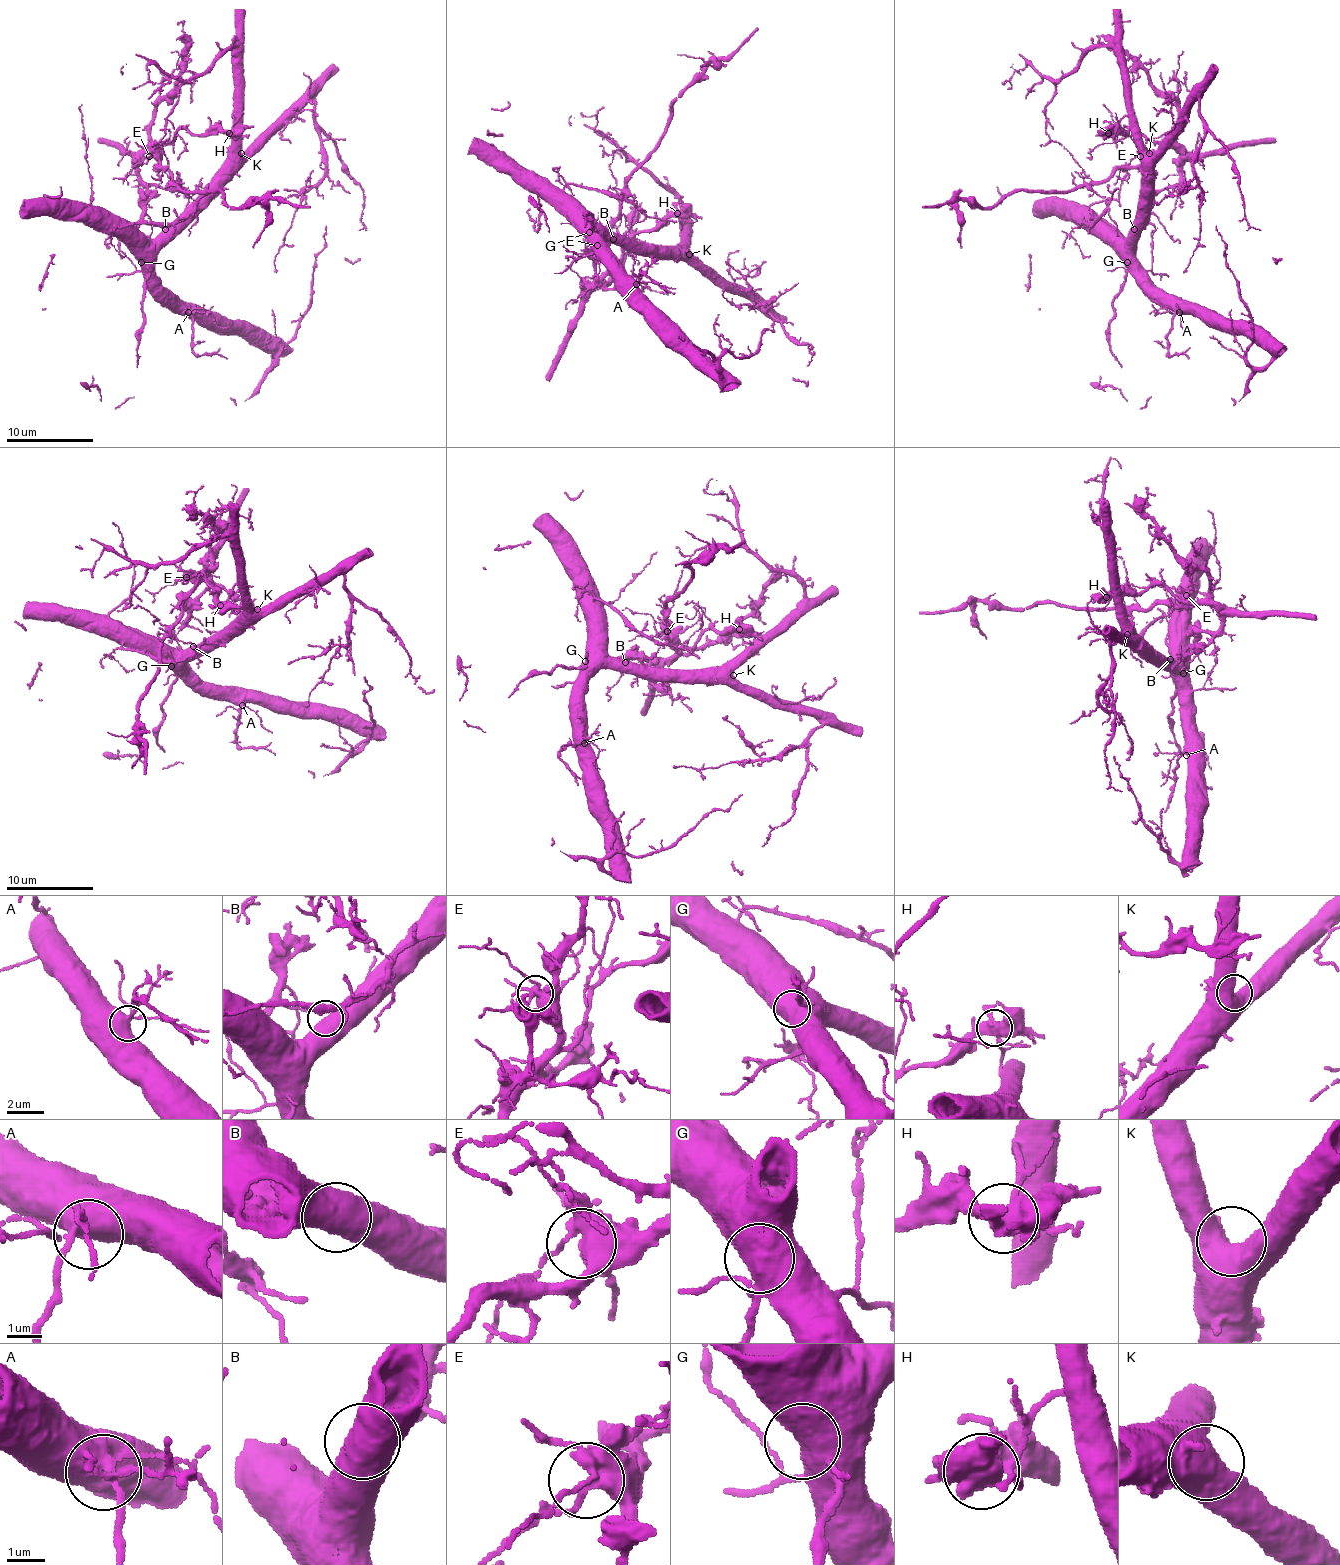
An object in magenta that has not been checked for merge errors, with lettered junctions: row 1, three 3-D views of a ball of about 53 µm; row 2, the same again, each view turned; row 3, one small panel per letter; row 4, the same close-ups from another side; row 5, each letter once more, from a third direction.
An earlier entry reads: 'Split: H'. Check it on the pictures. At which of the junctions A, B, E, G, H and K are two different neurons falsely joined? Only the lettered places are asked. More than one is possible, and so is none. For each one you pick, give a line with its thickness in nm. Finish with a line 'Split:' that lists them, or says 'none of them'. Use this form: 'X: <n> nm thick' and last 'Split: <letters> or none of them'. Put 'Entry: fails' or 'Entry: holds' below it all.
H: 550 nm thick
Split: H
Entry: holds

